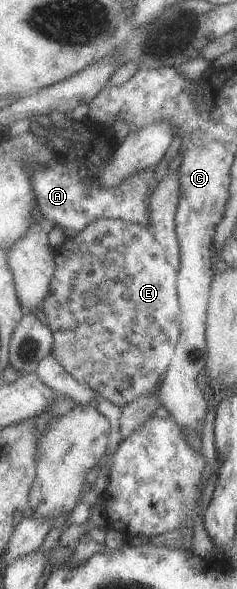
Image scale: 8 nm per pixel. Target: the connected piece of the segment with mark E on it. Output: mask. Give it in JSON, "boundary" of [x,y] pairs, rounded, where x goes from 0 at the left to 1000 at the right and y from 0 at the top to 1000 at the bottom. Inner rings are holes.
{"boundary":[[[422,370],[376,379],[338,390],[316,406],[266,421],[232,424],[228,457],[215,475],[207,477],[207,496],[177,509],[169,526],[186,531],[198,557],[215,562],[219,582],[215,608],[287,635],[321,650],[380,659],[426,676],[464,681],[477,688],[511,693],[565,676],[616,671],[658,659],[675,642],[688,642],[692,625],[713,620],[692,618],[692,604],[717,604],[726,610],[738,582],[747,581],[755,564],[759,526],[747,516],[747,499],[738,492],[738,462],[726,462],[692,441],[675,418],[646,404],[646,397],[624,385],[582,385],[561,379],[532,379],[494,372]]]}

